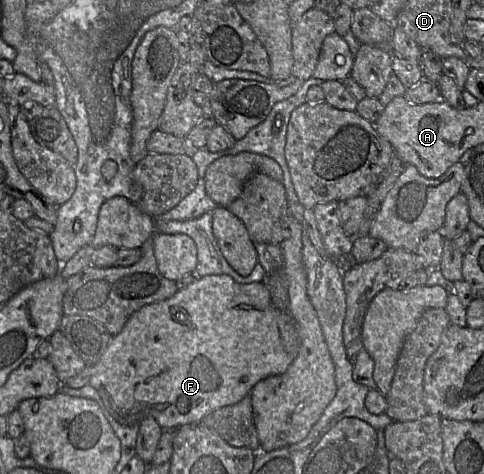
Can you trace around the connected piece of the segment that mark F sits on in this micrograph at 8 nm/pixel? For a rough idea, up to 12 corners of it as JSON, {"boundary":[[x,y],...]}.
{"boundary":[[264,282],[142,306],[89,384],[126,426],[198,423],[286,372]]}

